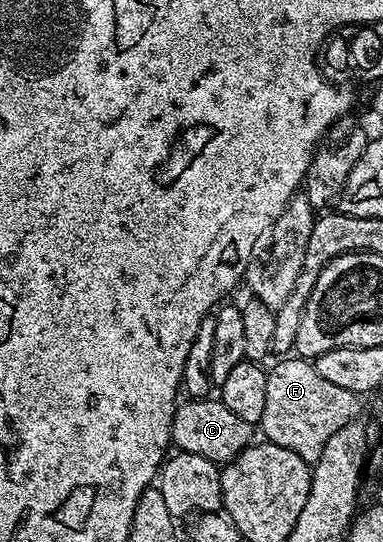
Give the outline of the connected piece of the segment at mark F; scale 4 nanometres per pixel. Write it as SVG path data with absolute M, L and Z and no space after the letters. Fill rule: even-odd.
M307 359L277 360L280 361L273 368L267 369L266 410L262 410L259 431L264 431L267 443L286 446L286 450L294 450L302 459L314 462L322 454L322 446L330 442L330 436L357 419L357 393L326 382L315 363Z

